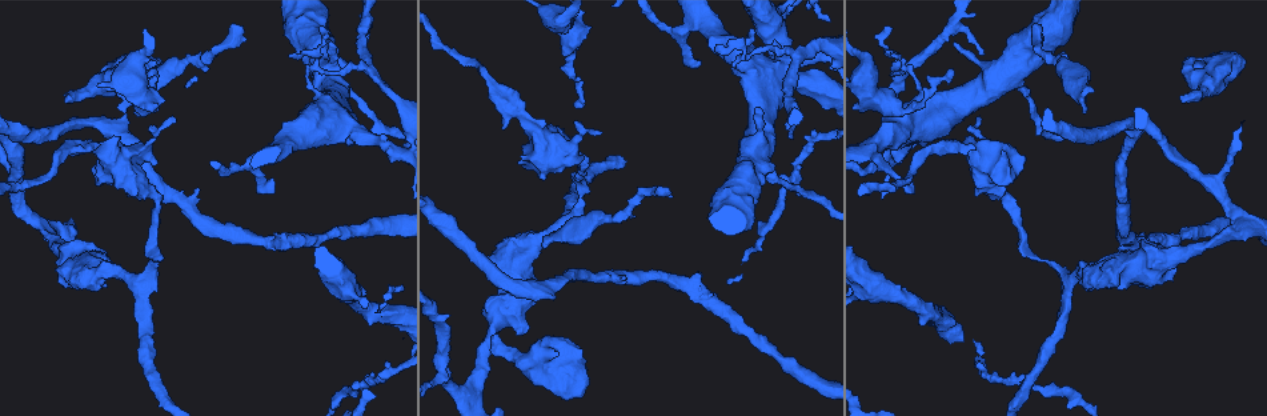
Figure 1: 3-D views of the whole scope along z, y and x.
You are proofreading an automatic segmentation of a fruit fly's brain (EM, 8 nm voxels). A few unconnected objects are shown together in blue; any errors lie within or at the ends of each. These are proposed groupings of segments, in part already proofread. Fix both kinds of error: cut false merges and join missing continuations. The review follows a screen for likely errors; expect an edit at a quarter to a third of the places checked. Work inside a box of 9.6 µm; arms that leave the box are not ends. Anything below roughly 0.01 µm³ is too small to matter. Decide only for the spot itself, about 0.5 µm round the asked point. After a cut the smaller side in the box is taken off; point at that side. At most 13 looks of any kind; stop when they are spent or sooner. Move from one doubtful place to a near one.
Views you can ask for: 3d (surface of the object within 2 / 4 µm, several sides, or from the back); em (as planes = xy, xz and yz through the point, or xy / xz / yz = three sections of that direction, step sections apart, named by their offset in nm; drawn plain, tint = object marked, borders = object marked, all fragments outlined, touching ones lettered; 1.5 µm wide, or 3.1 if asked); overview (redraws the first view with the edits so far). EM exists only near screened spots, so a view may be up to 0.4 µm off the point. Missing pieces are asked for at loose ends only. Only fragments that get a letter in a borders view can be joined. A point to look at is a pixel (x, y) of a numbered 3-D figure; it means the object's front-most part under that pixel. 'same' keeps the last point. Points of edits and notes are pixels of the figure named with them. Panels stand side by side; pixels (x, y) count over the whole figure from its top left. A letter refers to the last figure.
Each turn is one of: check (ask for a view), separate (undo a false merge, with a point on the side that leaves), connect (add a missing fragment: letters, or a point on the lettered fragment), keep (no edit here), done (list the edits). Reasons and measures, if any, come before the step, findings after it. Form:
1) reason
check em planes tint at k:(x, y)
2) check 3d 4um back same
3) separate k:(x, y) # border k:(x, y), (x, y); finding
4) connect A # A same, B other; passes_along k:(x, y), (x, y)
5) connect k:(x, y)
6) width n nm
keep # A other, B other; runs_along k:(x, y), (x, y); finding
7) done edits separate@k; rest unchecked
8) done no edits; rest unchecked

side arm on a straight run
check 3d 4um at 1:(707, 23)

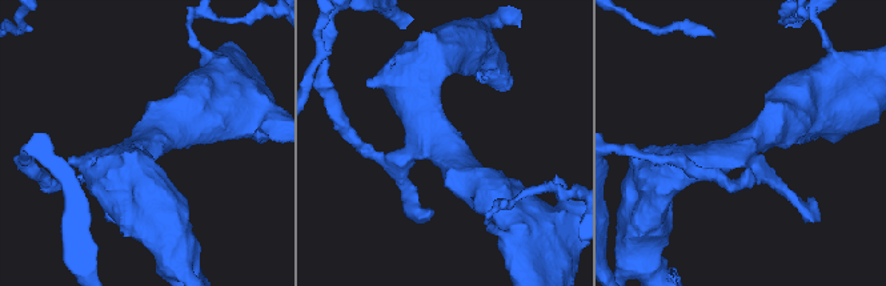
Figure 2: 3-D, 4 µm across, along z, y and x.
check em xy step 4 tint at 2:(438, 144)

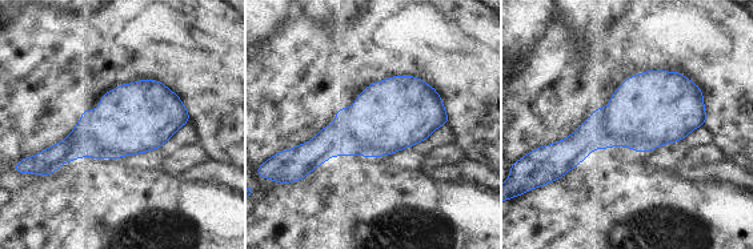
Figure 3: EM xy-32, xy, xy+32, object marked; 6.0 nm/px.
cut it another way
check em xz step 4 borders same

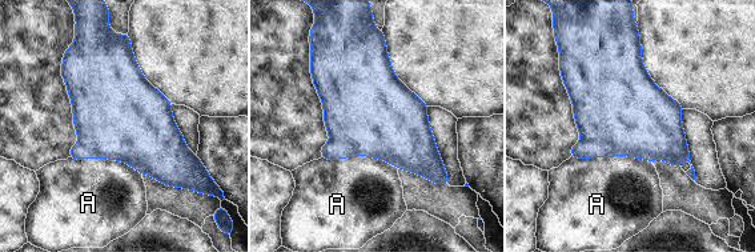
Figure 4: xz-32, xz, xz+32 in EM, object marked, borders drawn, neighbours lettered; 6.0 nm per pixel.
longest_contact A 500 nm
separate 4:(582, 150) # A other; border 4:(582, 140), (610, 144), (615, 154); a second neuron is stuck on

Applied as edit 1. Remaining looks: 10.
branch stops here
check em xz step 4 tint at 1:(1090, 92)

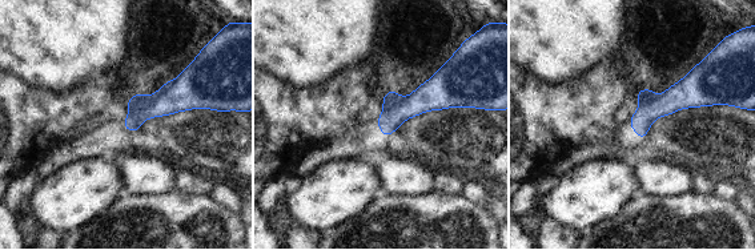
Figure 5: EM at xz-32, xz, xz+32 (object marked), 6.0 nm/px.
cut it another way
check em planes borders same

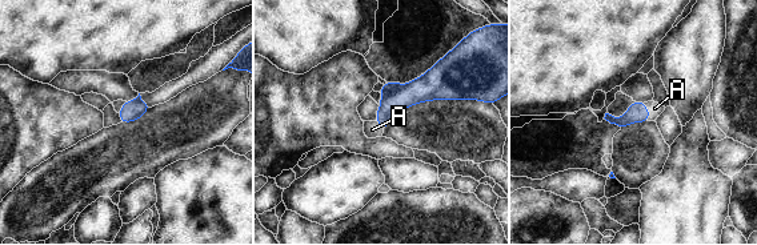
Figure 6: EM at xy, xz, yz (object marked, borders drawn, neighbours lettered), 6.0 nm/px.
longest_contact A 120 nm
connect A # A same; passes_along 6:(637, 112), (648, 112), (655, 108); the neuron continues

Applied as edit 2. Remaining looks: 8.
check overview

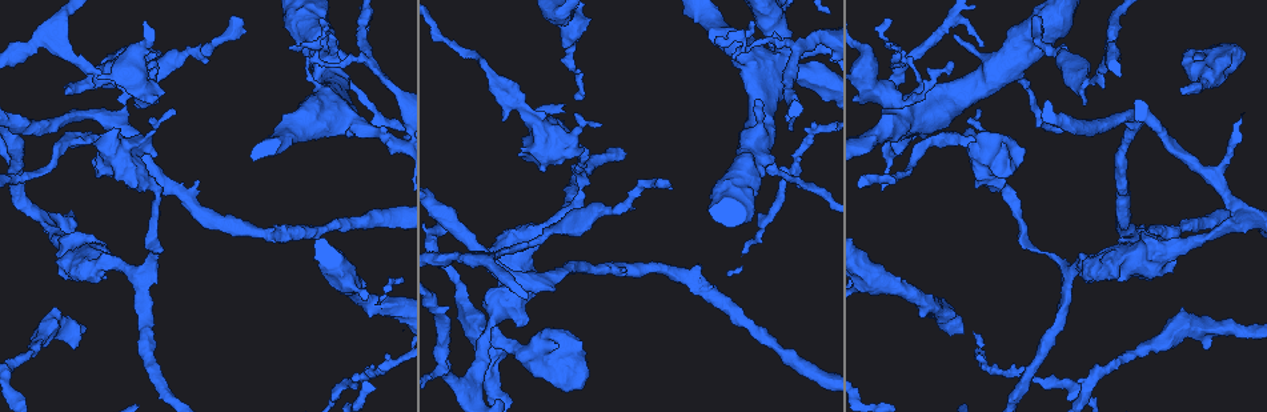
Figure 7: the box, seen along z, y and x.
branch stops here
check em xy step 8 tint at 7:(1034, 15)

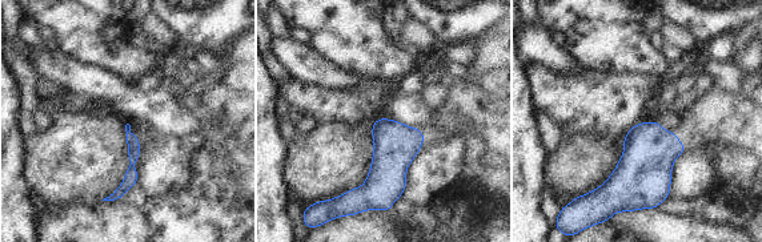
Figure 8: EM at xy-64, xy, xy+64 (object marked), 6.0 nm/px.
cut it another way
check em planes borders same

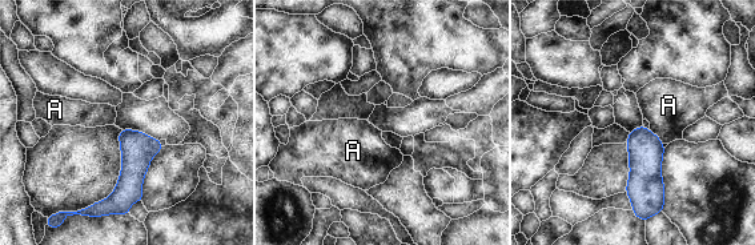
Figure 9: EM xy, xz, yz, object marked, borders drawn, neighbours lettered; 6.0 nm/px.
keep # A other; none of them fits

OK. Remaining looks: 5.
thin end
check 3d 2um at 7:(953, 35)

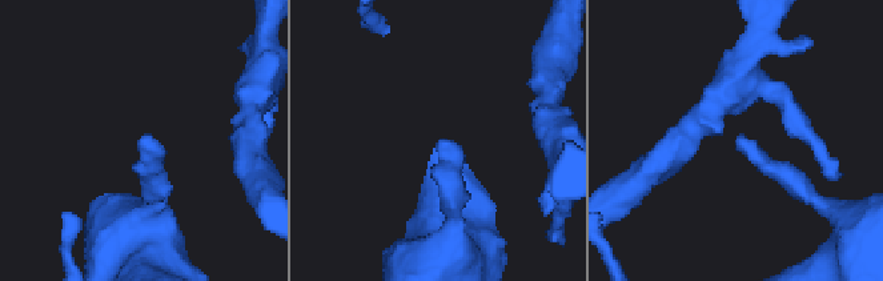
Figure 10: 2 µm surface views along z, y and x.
shape alone is not enough
check em planes borders at 10:(739, 146)

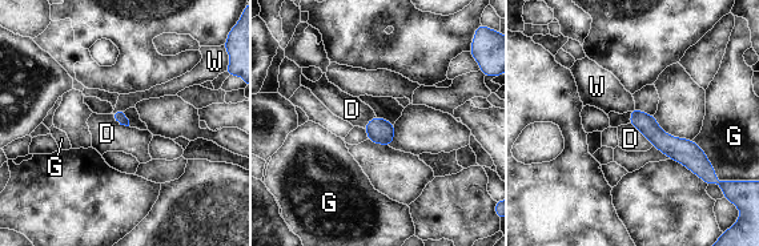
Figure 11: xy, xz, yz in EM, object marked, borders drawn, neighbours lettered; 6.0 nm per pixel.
connect W # D other, G other, W same; passes_along 11:(119, 116), (117, 111), (125, 101); it goes on there

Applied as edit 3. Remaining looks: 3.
redraw
check overview

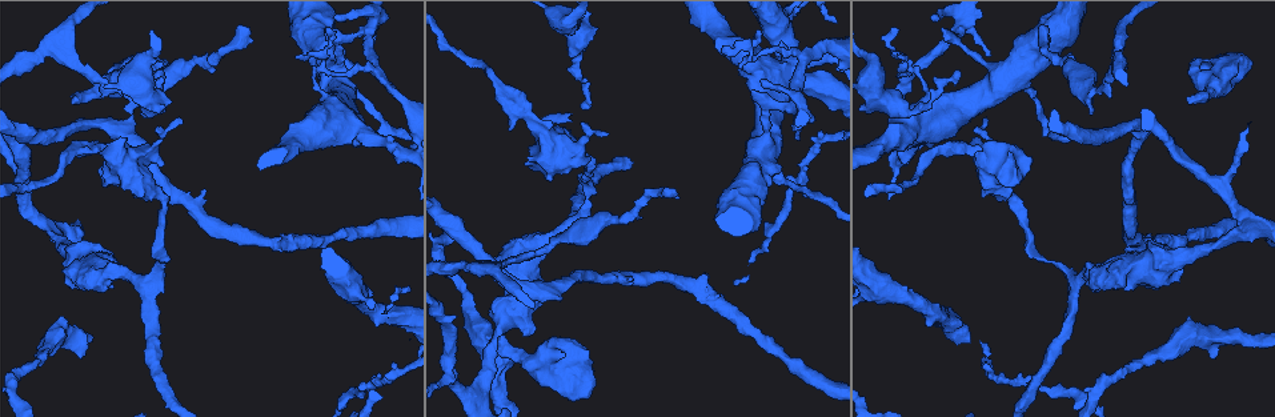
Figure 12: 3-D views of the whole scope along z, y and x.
calibre changes
check em planes tint at 12:(358, 94)

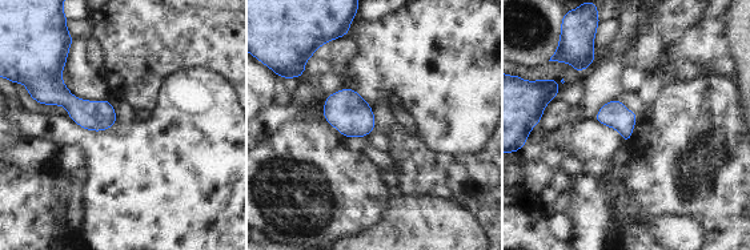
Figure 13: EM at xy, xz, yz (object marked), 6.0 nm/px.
what lies round it
check em planes borders same

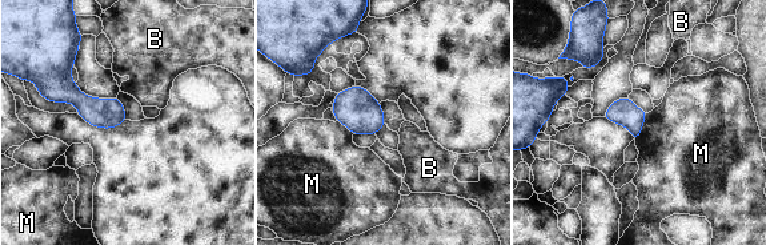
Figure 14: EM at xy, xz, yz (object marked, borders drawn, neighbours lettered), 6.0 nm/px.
width 160 nm
keep # B other, M other; border 14:(648, 113), (636, 141); all the same neuron

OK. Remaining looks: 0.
done edits separate@4, connect@6, connect@11; rest unchecked

